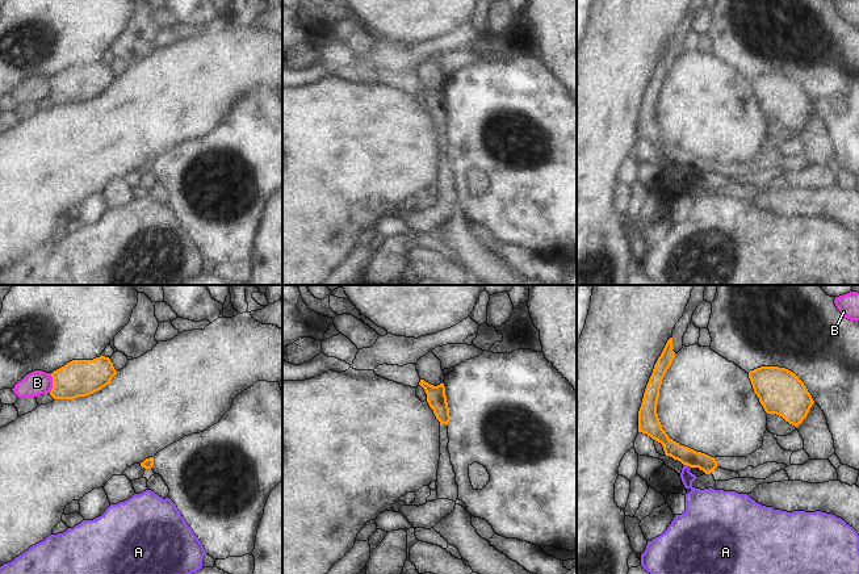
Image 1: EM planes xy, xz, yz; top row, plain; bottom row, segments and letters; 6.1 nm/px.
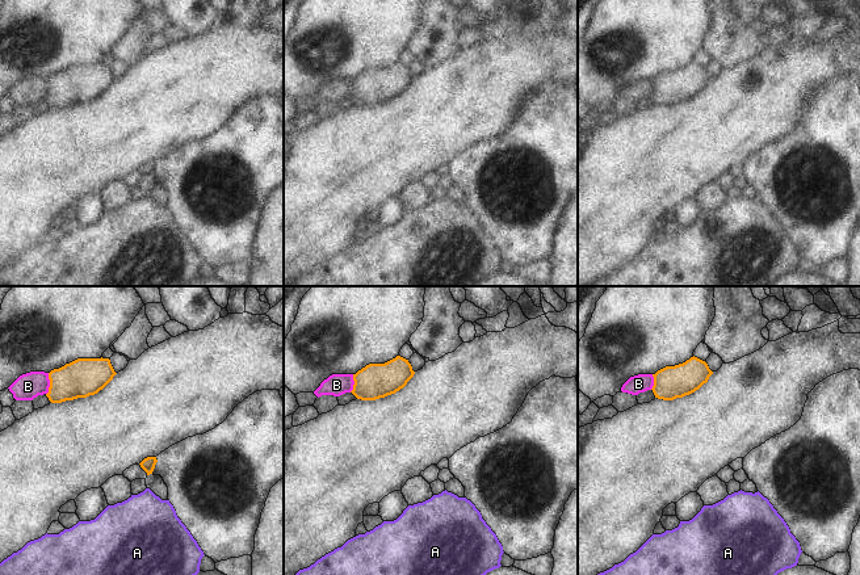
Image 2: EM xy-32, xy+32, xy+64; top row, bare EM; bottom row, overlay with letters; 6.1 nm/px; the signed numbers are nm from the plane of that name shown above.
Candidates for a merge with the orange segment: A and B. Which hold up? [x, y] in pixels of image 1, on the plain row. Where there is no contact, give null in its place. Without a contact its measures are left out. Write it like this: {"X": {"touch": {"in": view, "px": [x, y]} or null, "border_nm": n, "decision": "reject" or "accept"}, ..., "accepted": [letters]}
{"A": {"touch": {"in": "yz", "px": [686, 170]}, "border_nm": 30, "decision": "reject"}, "B": {"touch": {"in": "xy", "px": [53, 88]}, "border_nm": 120, "decision": "reject"}, "accepted": []}

